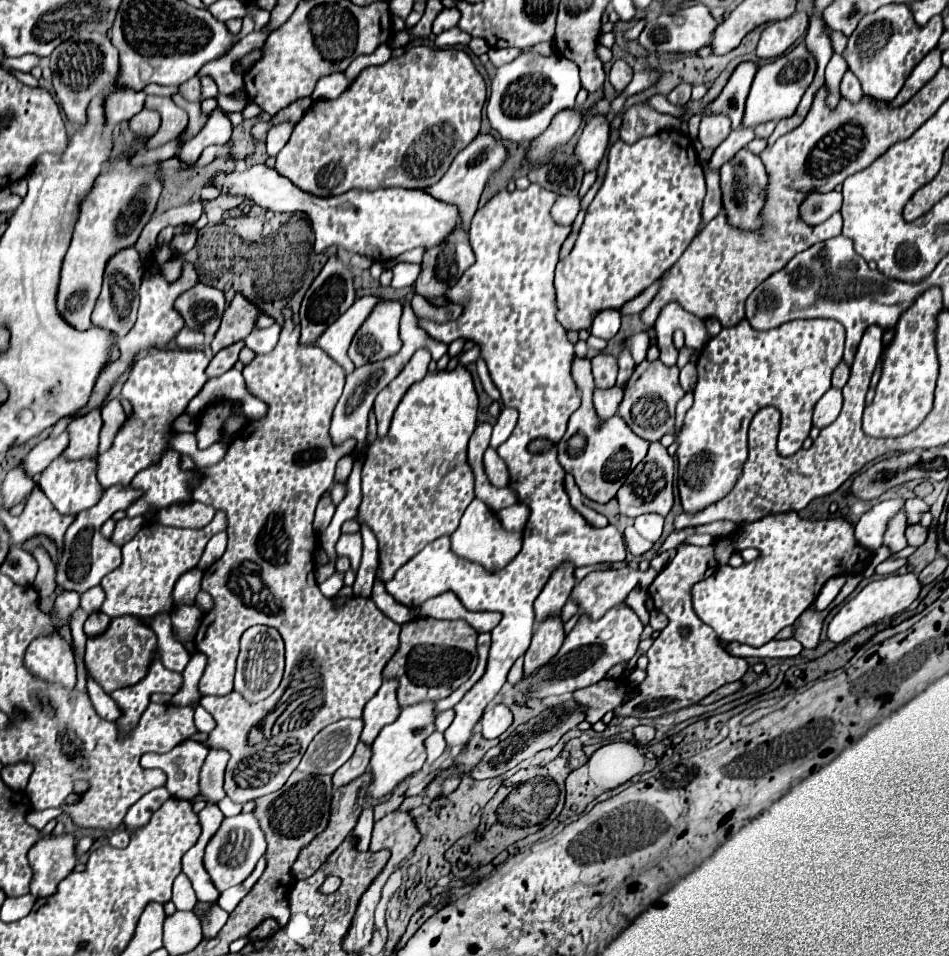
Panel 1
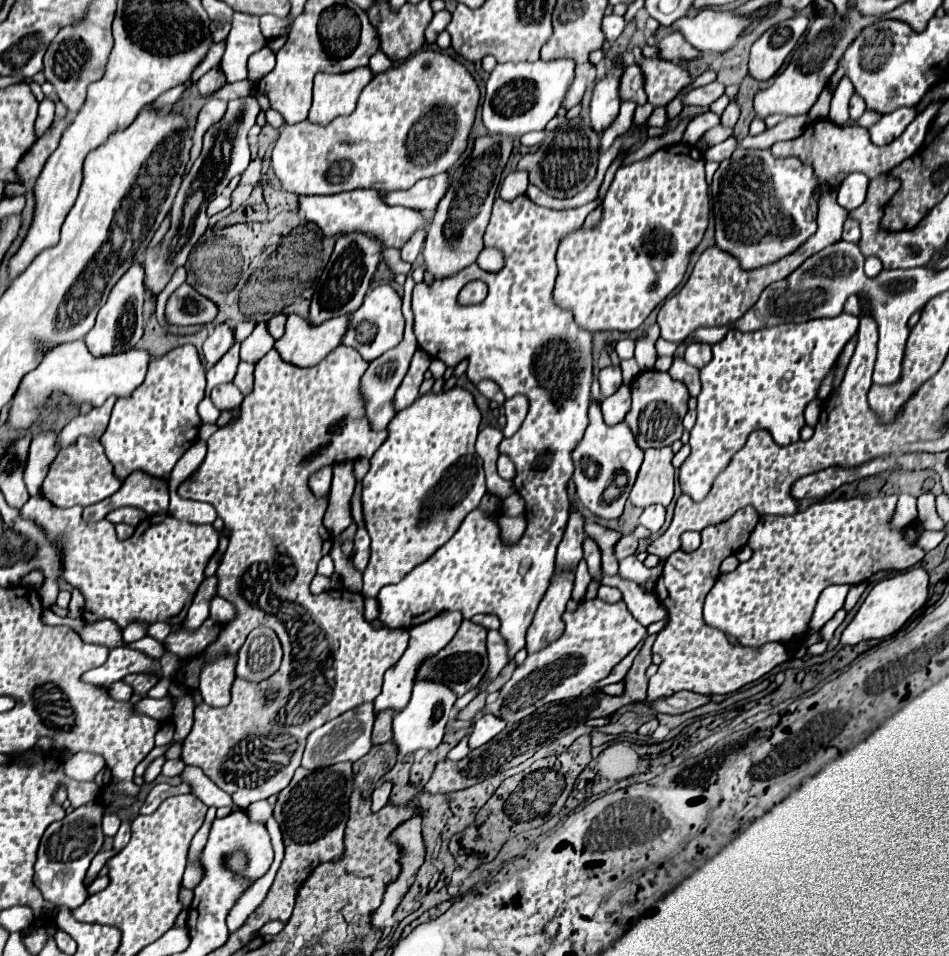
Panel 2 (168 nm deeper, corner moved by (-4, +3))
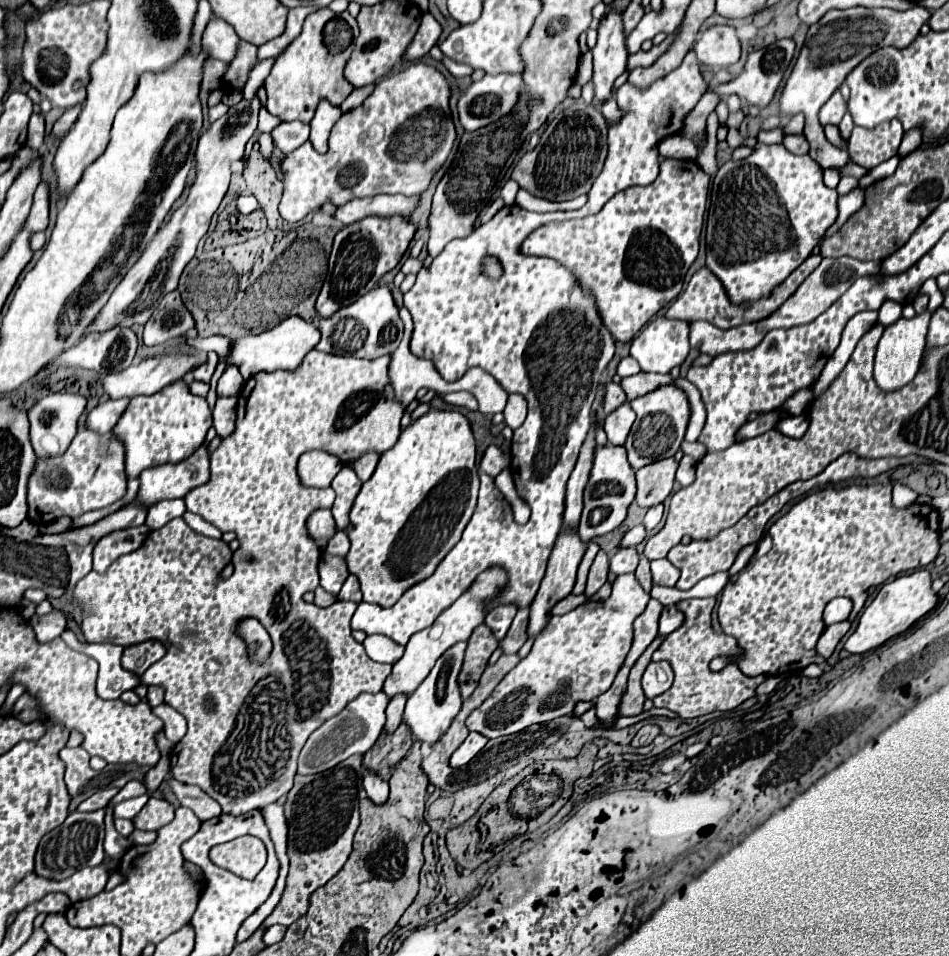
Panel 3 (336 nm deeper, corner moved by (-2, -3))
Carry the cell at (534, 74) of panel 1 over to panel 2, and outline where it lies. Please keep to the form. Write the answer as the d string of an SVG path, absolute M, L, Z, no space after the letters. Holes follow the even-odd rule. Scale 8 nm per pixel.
M554 59L554 61L520 61L520 63L502 63L490 73L486 81L486 97L482 103L482 121L492 135L520 139L532 131L544 131L550 119L562 107L562 101L574 81L572 59Z

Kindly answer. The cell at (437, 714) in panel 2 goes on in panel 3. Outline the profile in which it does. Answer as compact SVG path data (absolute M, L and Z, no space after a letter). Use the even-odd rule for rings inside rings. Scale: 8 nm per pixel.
M460 641L460 643L452 645L448 651L444 651L442 657L432 667L432 671L428 673L428 677L408 697L406 711L404 711L404 721L412 729L414 739L418 739L422 743L436 743L440 739L440 735L446 733L452 719L460 711L462 697L460 697L460 687L458 687L458 675L460 675L464 651L466 651L466 641Z

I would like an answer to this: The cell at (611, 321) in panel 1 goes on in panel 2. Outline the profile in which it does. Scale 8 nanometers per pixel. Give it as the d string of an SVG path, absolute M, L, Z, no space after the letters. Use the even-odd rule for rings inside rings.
M622 339L616 343L616 353L620 359L630 359L630 357L634 357L634 347L636 347L636 341Z

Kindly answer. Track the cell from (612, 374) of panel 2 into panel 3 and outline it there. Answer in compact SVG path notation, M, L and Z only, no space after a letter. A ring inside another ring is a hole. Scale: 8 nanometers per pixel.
M608 381L608 383L606 383L606 399L604 399L602 411L604 411L606 415L610 415L610 413L612 413L614 409L618 409L622 403L626 403L626 393L624 393L624 389L622 389L618 383Z

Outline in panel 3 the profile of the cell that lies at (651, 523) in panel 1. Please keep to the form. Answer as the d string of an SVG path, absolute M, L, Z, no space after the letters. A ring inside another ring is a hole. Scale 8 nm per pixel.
M654 505L654 507L650 507L650 509L648 509L648 513L646 513L646 517L644 517L646 531L652 531L652 529L660 523L662 513L664 513L664 505Z

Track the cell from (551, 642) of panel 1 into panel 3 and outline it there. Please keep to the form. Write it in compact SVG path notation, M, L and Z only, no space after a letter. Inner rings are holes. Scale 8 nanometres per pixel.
M570 529L570 531L560 531L556 543L554 543L554 549L550 553L550 559L548 559L548 569L546 569L546 575L540 583L540 589L530 605L530 623L528 623L528 635L530 637L536 637L538 631L542 631L542 625L548 623L548 613L550 609L560 601L564 599L566 595L570 595L572 587L574 587L574 581L576 581L576 569L582 561L582 555L586 551L586 543L578 537L578 531Z

